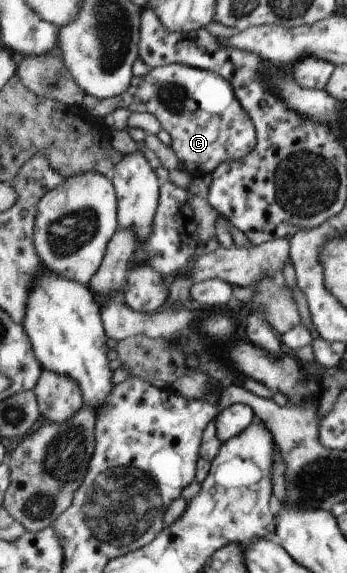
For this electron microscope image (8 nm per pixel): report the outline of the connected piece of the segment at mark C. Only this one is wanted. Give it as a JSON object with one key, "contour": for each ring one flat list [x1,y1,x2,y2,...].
{"contour":[[179,63,147,70,146,74,135,76,121,95,95,99,85,94,80,105,89,110,89,114,101,118,119,108,133,113,150,113,159,122,161,130,169,135,179,169,189,174,210,173,217,165,242,159,254,149,257,144,254,124,226,78,209,70]]}

